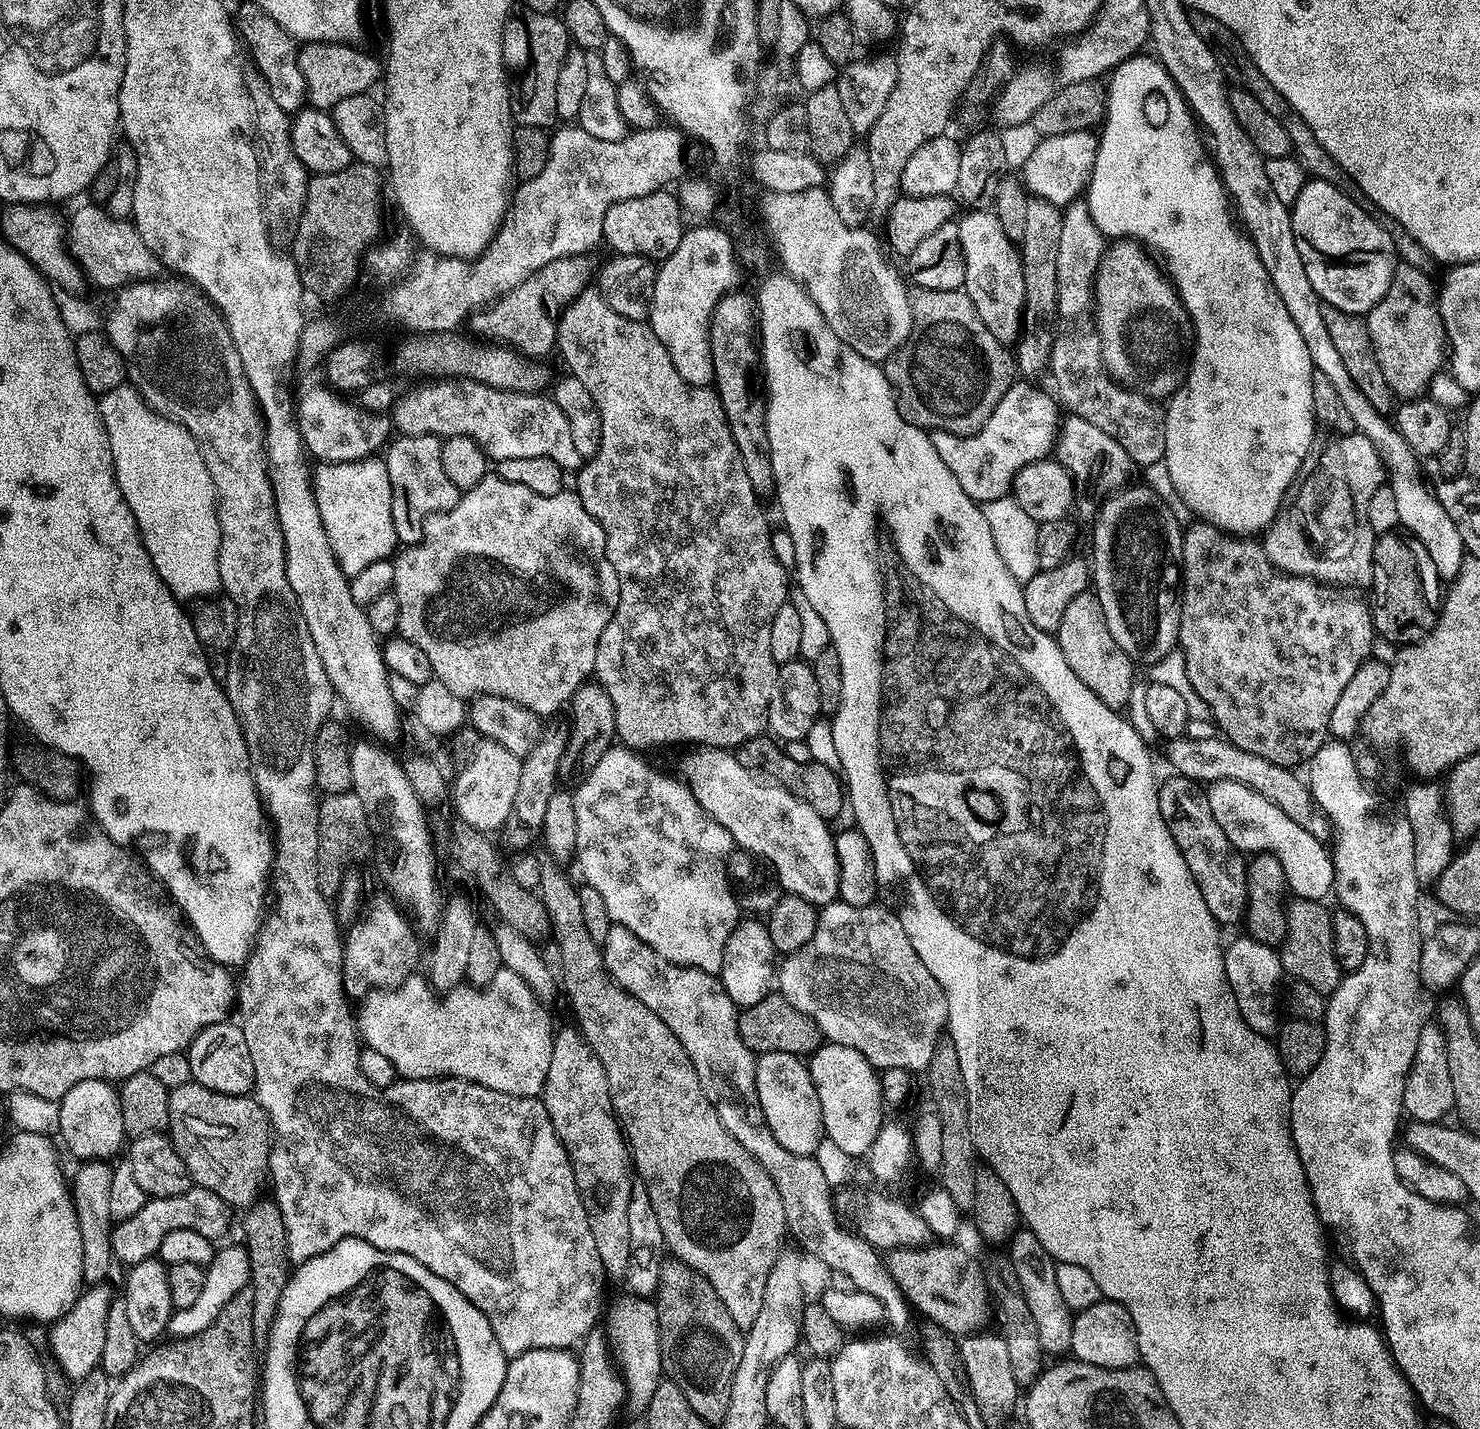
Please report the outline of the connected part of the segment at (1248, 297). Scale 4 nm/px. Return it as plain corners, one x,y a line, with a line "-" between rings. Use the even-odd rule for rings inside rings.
1137,54
1124,60
1112,69
1106,83
1106,107
1102,127
1098,132
1096,160
1093,162
1091,179
1086,185
1086,203
1100,232
1108,238
1127,238
1129,241
1157,252
1168,267
1167,279
1175,289
1185,310
1187,319
1192,320
1192,332
1196,335
1196,345
1192,348
1192,361
1187,361
1182,383
1172,393
1166,404
1164,425
1166,426
1166,450
1164,451
1163,467
1168,467
1168,476
1180,495
1180,500
1192,512
1197,512
1201,521
1213,524
1223,532
1231,532
1237,536
1247,537
1249,534
1263,533
1271,524
1276,511
1284,497
1284,491
1291,488
1296,479
1302,462
1313,451
1312,439
1316,436
1318,421
1314,414
1314,390
1312,389
1312,359
1310,350
1306,350
1306,342
1302,342
1302,334
1298,334
1298,326
1294,326
1294,318
1286,310
1282,298
1278,298
1278,290
1274,290
1274,282
1270,282
1270,274
1266,274
1266,266
1262,266
1262,258
1258,258
1258,250
1252,245
1248,233
1238,223
1234,215
1234,205
1224,189
1224,183
1217,170
1209,149
1200,141
1202,137
1198,121
1192,114
1178,86
1170,78
1155,55

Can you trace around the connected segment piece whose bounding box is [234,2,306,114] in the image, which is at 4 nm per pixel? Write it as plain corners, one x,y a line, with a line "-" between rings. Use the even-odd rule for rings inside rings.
247,2
234,12
234,28
239,39
248,43
252,51
251,63
266,78
270,94
274,94
274,102
278,102
278,106
282,106
282,110
289,114
295,114
305,107
304,79
296,61
297,41
253,2

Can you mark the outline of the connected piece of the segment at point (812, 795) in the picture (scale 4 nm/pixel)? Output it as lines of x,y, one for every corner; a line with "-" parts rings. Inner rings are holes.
761,734
755,736
753,740
747,740
739,749
738,757
742,766
751,770
761,768
766,774
765,777
774,778
776,784
784,787
790,794
796,795
802,802
808,803
820,816
831,818
831,816
838,815
843,808
845,811
846,788
841,777
835,771
832,773
826,765
819,764
819,762
810,764
793,762
771,735

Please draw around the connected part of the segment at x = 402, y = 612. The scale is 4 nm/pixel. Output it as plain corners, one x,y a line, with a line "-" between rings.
489,474
482,478
482,482
478,482
478,486
463,493
450,510
426,518
420,543
409,544
403,551
395,557
392,583
392,591
399,600
399,635
414,642
414,646
422,646
426,658
430,658
433,677
450,686
454,694
465,698
479,695
505,696
528,707
541,718
548,718
563,704
565,707
571,701
572,695
585,684
586,678
593,675
598,642
602,638
602,630
606,630
610,618
614,618
620,591
618,574
614,574
614,566
610,566
610,558
606,558
606,538
602,526
588,513
586,506
582,506
575,491
565,490
549,496
534,494
534,490
526,490
526,486
518,486
514,482
506,482
501,476

